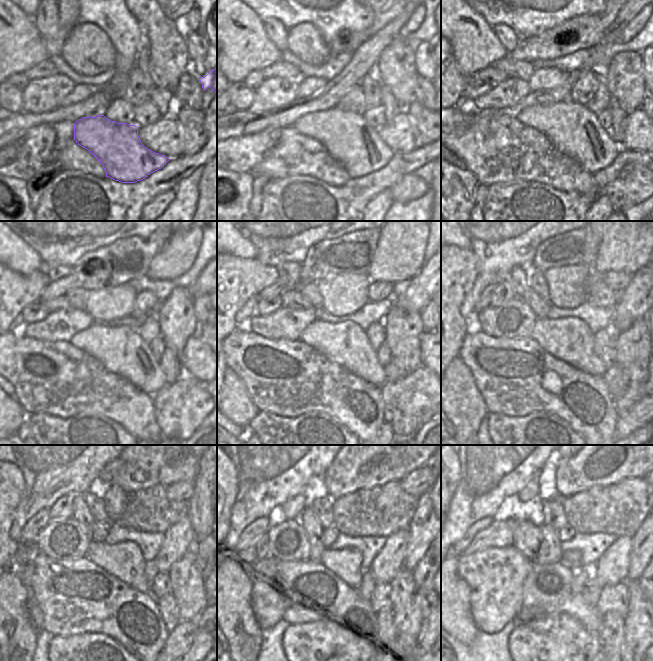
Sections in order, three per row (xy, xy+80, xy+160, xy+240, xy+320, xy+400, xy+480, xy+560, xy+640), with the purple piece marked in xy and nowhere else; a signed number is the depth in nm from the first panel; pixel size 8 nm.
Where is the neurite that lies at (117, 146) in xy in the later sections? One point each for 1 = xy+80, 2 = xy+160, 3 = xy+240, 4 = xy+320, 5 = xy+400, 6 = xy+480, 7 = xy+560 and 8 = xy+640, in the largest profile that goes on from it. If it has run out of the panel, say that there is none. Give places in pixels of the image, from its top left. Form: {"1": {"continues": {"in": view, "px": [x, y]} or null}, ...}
{"1": {"continues": {"in": "xy+80", "px": [349, 139]}}, "2": {"continues": {"in": "xy+160", "px": [575, 131]}}, "3": {"continues": {"in": "xy+240", "px": [120, 348]}}, "4": {"continues": {"in": "xy+320", "px": [345, 343]}}, "5": {"continues": {"in": "xy+400", "px": [570, 340]}}, "6": {"continues": {"in": "xy+480", "px": [124, 560]}}, "7": {"continues": {"in": "xy+560", "px": [346, 563]}}, "8": {"continues": {"in": "xy+640", "px": [571, 559]}}}

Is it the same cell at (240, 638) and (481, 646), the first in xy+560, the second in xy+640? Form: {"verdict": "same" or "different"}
{"verdict": "different"}

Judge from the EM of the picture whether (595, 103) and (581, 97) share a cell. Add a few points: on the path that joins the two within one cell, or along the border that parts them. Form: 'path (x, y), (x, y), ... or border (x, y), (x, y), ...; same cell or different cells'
border (599, 82), (594, 95), (586, 105); different cells

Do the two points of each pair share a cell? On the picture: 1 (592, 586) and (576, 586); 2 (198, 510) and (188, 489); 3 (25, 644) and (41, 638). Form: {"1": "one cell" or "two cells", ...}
{"1": "two cells", "2": "two cells", "3": "two cells"}

